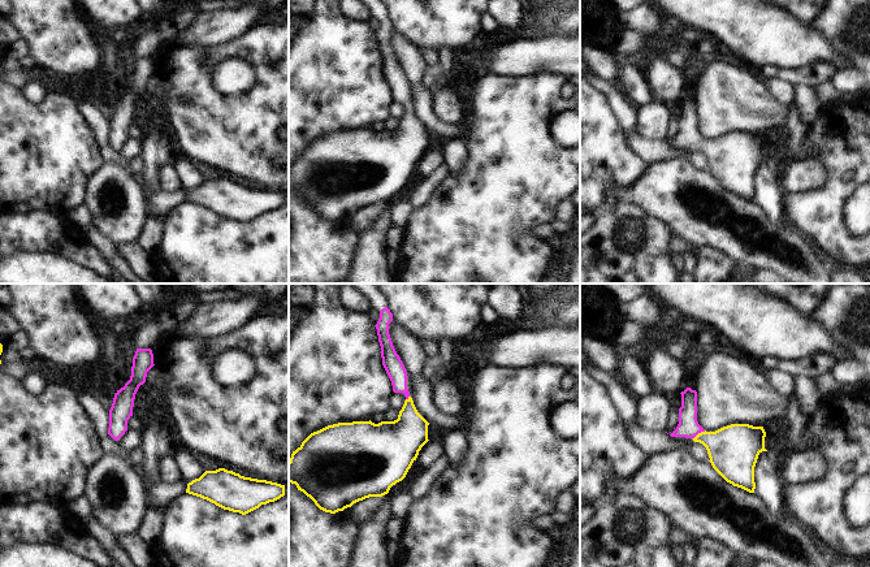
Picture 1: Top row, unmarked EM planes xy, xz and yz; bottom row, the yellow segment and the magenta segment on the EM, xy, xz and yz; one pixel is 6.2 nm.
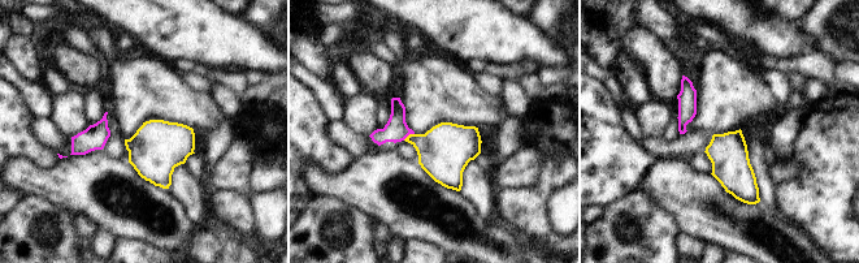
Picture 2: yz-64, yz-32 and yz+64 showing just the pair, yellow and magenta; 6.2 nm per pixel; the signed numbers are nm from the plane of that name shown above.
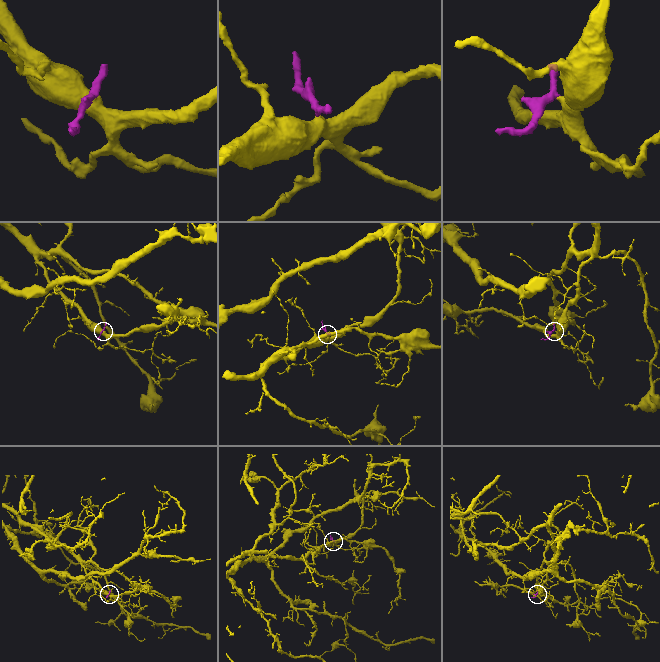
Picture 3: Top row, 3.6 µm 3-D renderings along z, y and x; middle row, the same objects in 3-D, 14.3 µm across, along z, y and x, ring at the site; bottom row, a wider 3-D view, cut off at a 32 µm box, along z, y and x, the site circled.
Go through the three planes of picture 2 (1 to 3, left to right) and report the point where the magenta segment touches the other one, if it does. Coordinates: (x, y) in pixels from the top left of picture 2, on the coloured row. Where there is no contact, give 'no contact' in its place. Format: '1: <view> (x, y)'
1: no contact
2: yz-32 (410, 134)
3: no contact

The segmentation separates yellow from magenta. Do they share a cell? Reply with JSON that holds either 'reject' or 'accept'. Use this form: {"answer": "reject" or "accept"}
{"answer": "accept"}

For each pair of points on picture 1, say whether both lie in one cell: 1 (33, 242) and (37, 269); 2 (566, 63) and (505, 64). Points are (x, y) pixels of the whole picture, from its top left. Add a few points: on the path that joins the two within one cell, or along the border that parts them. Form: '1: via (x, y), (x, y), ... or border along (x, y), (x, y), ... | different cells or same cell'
1: border along (13, 250), (52, 252), (64, 258) | different cells
2: via (550, 60), (520, 60) | same cell

